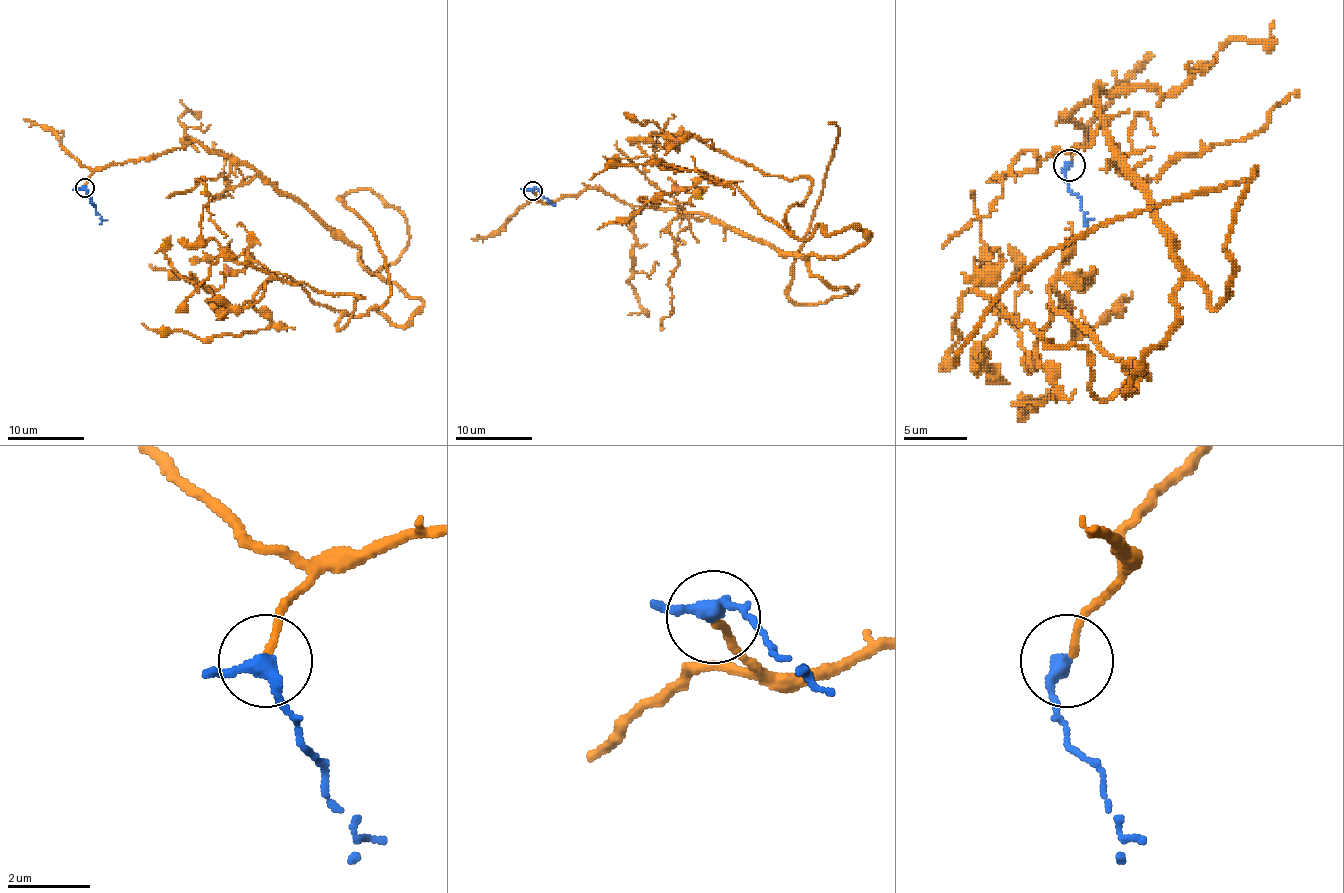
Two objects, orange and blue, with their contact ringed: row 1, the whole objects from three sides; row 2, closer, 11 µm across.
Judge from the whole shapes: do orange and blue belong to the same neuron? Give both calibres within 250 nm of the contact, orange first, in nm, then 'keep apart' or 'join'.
170 nm thick on the orange side, 320 nm on the other; join

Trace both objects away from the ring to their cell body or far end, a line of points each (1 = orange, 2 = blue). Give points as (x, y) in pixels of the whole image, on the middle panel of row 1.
1: (532, 192), (702, 211), (805, 259), (870, 238), (798, 238), (786, 213), (811, 181), (624, 112)
2: (532, 190), (538, 190), (555, 206)

